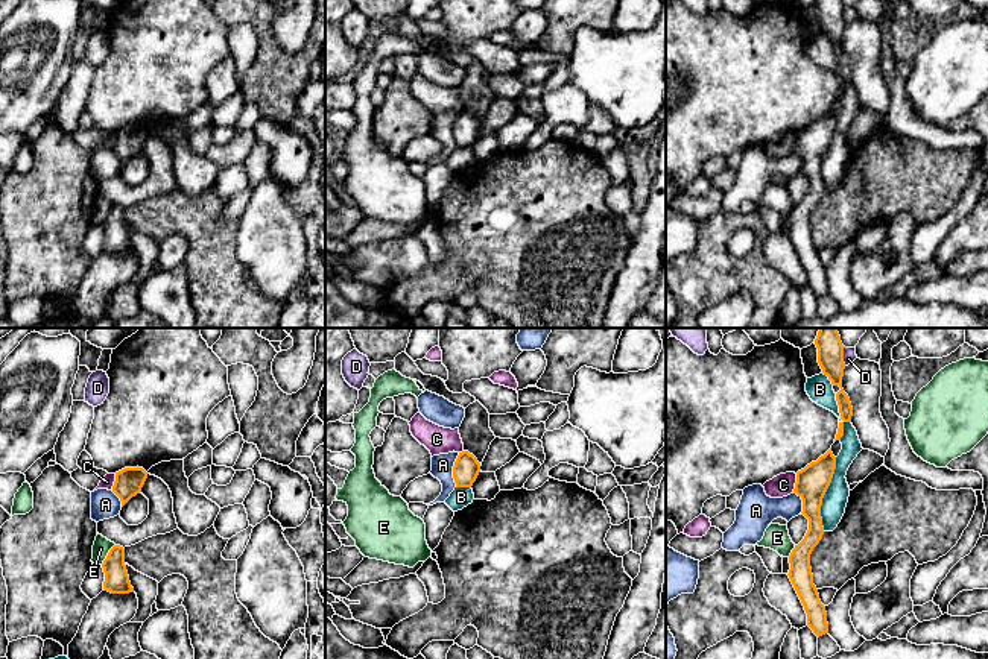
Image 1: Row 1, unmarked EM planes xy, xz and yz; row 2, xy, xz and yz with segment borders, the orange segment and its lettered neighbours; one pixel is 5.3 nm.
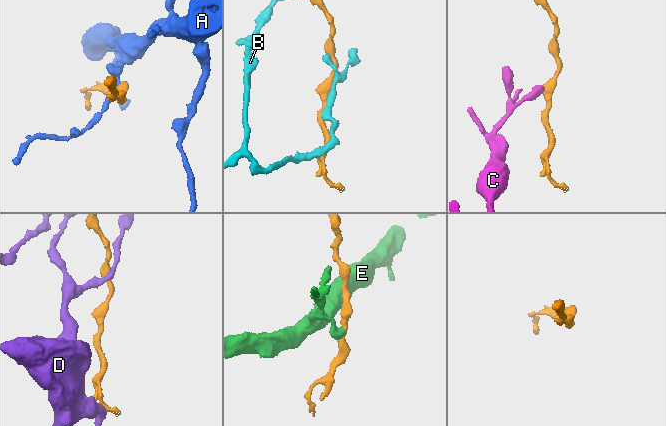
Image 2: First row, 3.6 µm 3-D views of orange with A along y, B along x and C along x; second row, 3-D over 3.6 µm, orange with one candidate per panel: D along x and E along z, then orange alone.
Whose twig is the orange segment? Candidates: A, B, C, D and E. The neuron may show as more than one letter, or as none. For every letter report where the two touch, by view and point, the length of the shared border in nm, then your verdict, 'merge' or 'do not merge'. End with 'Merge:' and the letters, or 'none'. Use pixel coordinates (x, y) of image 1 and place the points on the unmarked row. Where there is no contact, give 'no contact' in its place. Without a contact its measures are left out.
A: contact xz (453, 129); length 190 nm; do not merge
B: contact yz (824, 154); length 400 nm; do not merge
C: contact yz (795, 143); length 110 nm; do not merge
D: contact yz (842, 15); length 100 nm; do not merge
E: contact xy (108, 214); length 130 nm; do not merge
Merge: none

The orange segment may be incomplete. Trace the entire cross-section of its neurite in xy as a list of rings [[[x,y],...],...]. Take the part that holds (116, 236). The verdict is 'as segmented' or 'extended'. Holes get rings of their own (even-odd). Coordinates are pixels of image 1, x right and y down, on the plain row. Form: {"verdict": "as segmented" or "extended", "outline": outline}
{"verdict": "as segmented", "outline": [[[114,205],[102,223],[105,232],[103,249],[111,254],[134,252],[125,225],[125,208]]]}

